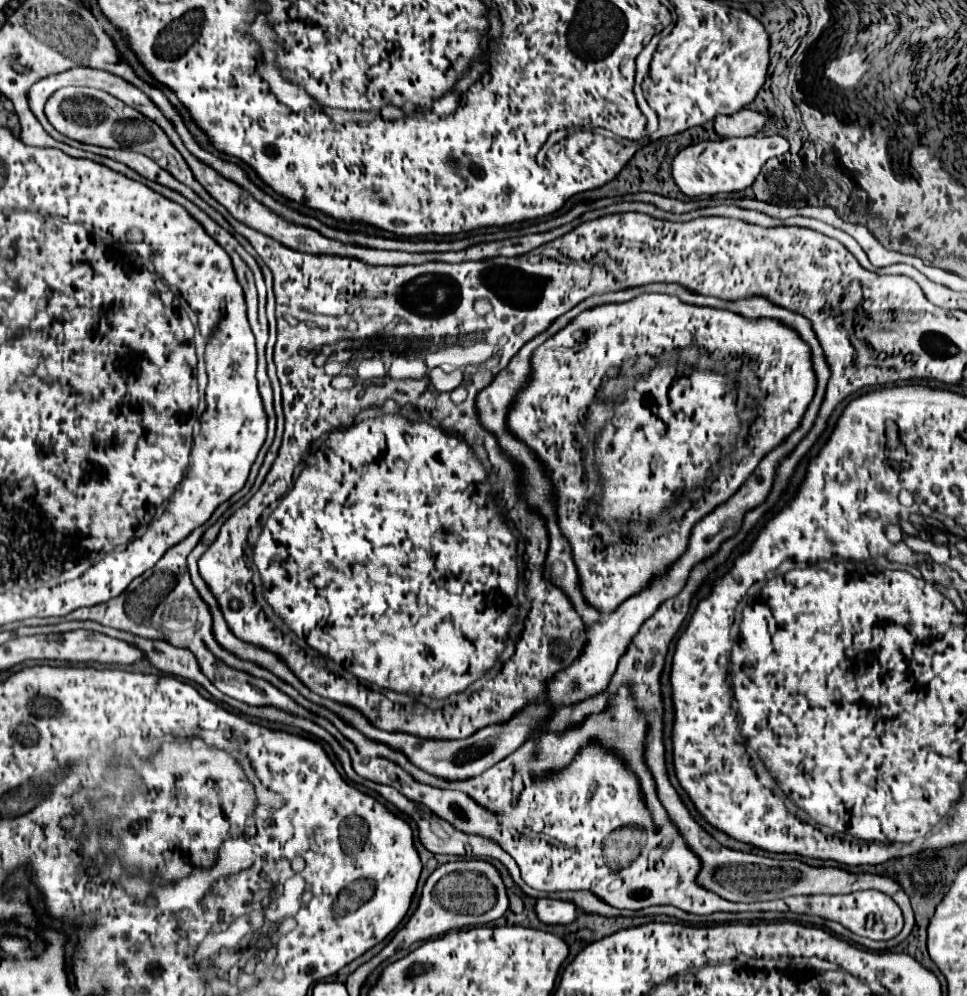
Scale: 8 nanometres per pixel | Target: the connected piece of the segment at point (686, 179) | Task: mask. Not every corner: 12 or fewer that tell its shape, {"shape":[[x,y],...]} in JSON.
{"shape":[[784,136],[708,140],[679,151],[678,188],[692,198],[748,188]]}

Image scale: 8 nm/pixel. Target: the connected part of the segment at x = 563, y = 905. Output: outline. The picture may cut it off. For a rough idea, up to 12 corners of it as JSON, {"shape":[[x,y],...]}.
{"shape":[[542,898],[536,914],[544,924],[570,924],[578,906],[568,900]]}

